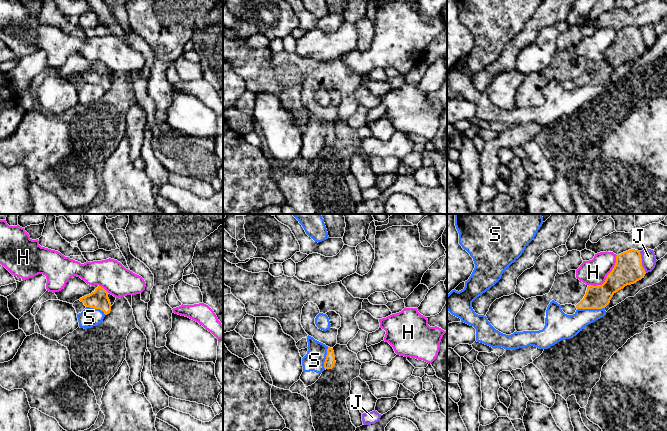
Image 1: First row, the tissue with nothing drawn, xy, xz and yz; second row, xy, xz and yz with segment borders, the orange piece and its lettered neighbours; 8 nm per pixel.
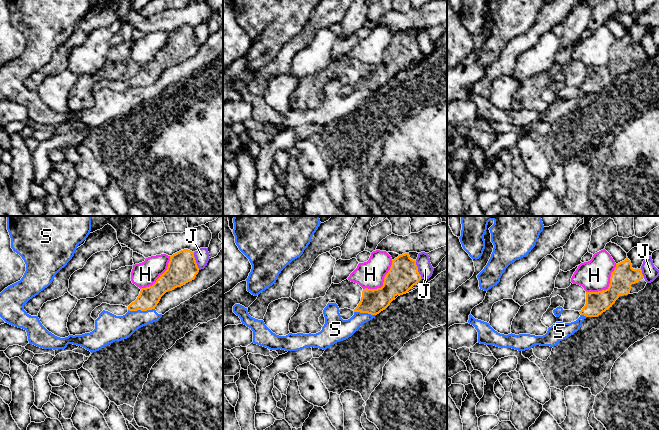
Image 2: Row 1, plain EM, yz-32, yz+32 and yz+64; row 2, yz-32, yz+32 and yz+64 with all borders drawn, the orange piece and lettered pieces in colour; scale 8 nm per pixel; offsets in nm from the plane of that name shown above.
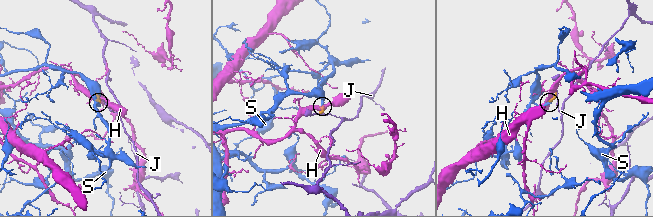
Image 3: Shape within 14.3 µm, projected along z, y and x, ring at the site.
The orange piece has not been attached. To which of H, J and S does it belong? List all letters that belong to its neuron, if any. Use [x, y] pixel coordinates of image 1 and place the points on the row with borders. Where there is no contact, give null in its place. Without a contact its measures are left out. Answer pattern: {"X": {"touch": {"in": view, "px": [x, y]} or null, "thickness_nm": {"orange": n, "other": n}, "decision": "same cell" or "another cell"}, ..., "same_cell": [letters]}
{"H": {"touch": {"in": "yz", "px": [607, 276]}, "thickness_nm": {"orange": 240, "other": 200}, "decision": "another cell"}, "J": {"touch": {"in": "yz", "px": [641, 262]}, "thickness_nm": {"orange": 240, "other": 110}, "decision": "another cell"}, "S": {"touch": {"in": "yz", "px": [590, 308]}, "thickness_nm": {"orange": 190, "other": 190}, "decision": "another cell"}, "same_cell": []}

